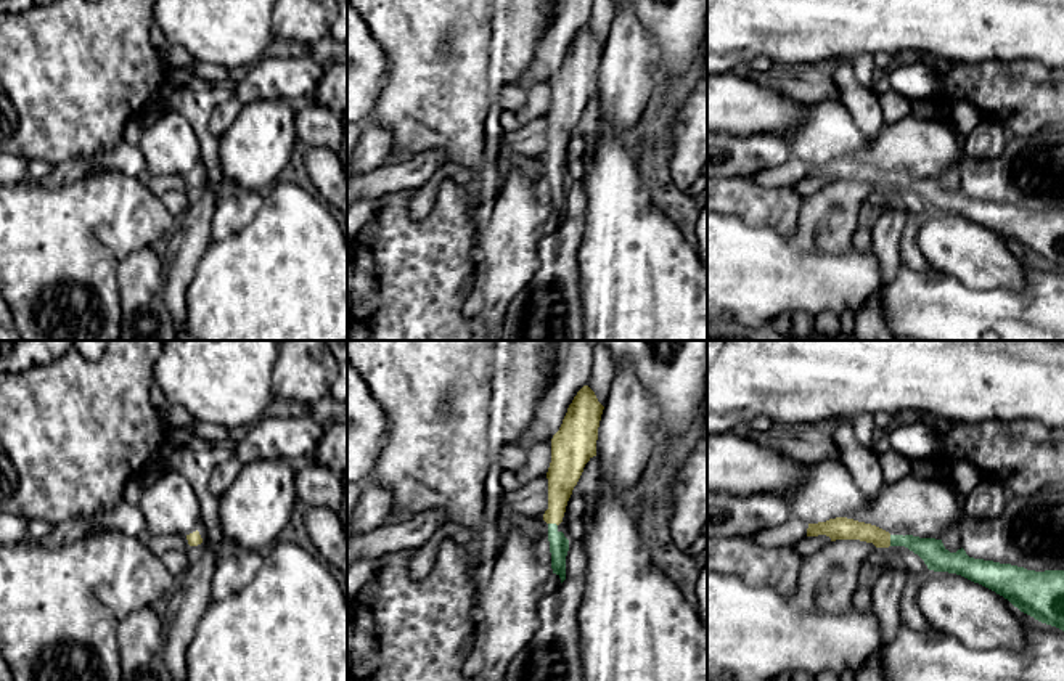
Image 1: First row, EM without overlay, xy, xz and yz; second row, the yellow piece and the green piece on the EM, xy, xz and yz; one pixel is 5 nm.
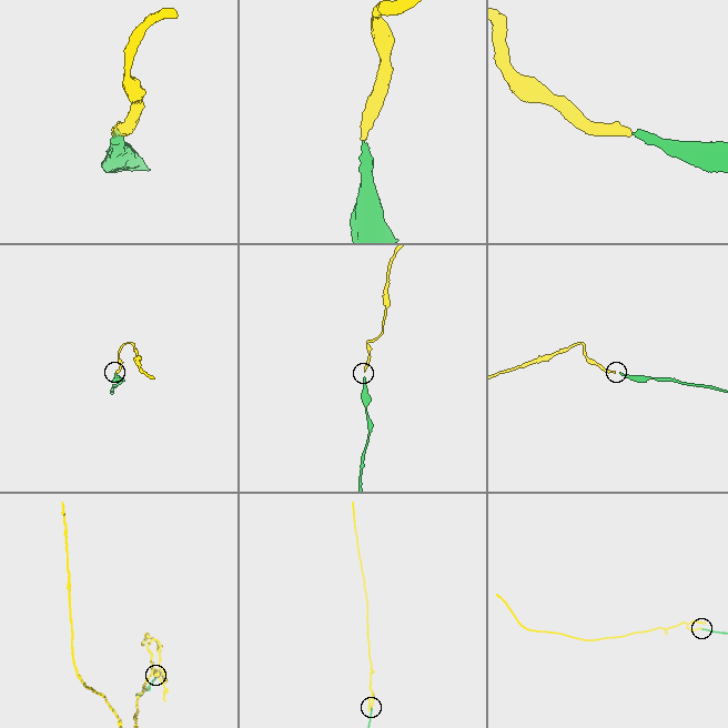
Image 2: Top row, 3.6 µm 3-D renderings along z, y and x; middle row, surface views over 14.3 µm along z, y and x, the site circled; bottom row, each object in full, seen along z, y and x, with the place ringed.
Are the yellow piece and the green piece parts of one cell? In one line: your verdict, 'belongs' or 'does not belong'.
belongs

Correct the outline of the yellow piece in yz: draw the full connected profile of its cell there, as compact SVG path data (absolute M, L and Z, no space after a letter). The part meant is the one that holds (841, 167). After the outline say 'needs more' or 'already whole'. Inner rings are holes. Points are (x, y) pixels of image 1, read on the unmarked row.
M847 157L808 164L807 177L860 180L876 188L905 186L918 194L929 210L961 215L1008 239L1021 252L1064 271L1064 210L1035 212L1024 207L974 199L961 188L950 193L942 180L889 172Z; needs more

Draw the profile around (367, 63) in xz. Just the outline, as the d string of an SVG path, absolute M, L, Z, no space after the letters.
M347 0L347 122L360 125L368 119L387 71L387 55Z

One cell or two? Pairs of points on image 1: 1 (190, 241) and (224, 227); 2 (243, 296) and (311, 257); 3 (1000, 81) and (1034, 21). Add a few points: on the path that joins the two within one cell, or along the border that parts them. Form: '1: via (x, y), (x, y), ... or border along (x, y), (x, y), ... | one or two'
1: border along (217, 201), (211, 224), (211, 240) | two
2: via (259, 296), (272, 296), (294, 273) | one
3: border along (992, 61), (1000, 63) | two

